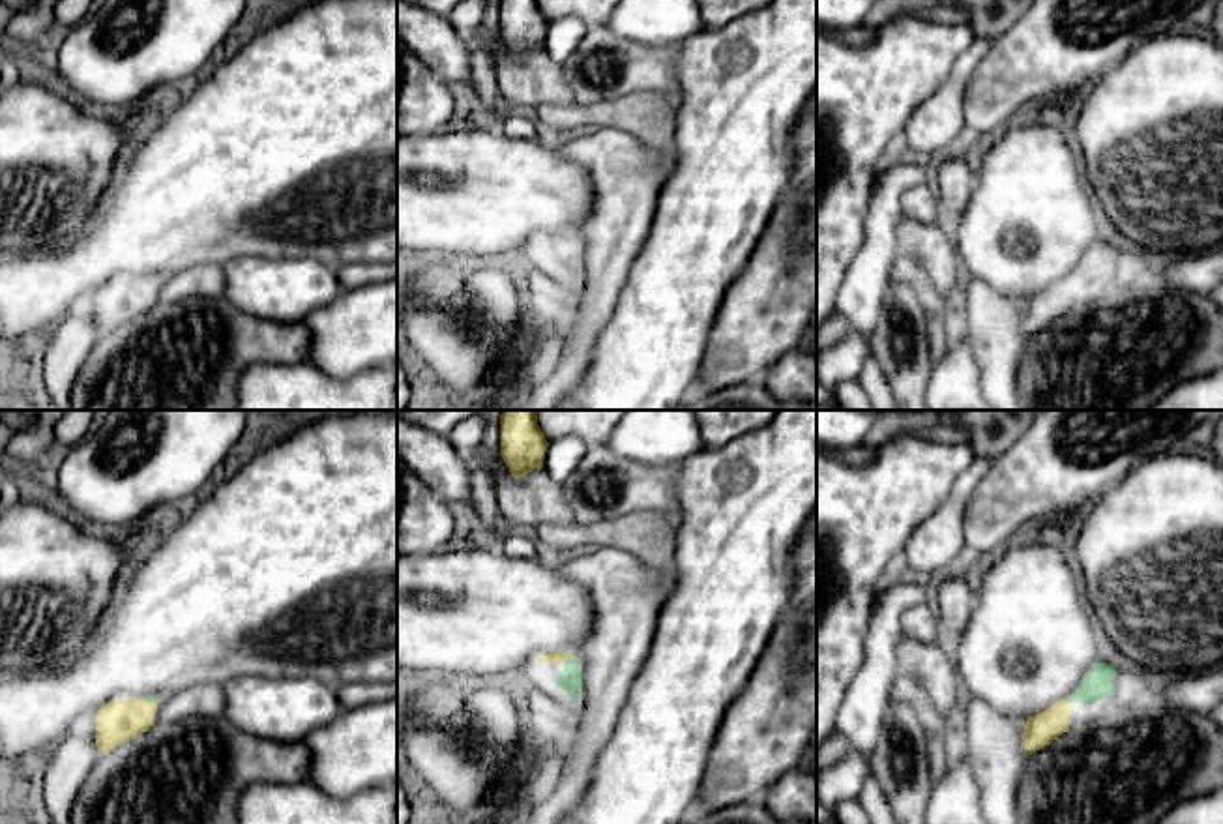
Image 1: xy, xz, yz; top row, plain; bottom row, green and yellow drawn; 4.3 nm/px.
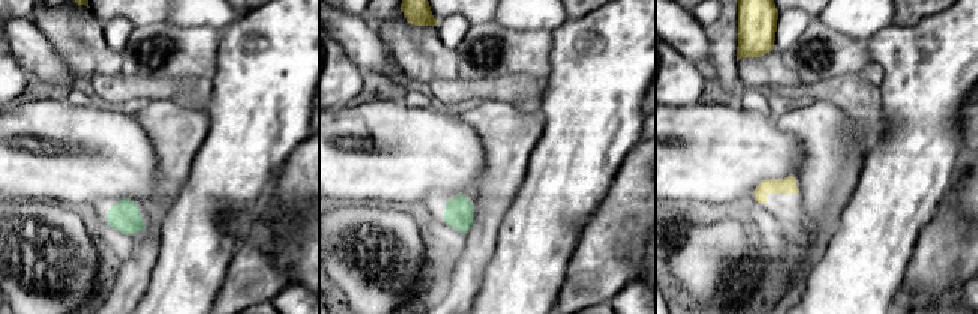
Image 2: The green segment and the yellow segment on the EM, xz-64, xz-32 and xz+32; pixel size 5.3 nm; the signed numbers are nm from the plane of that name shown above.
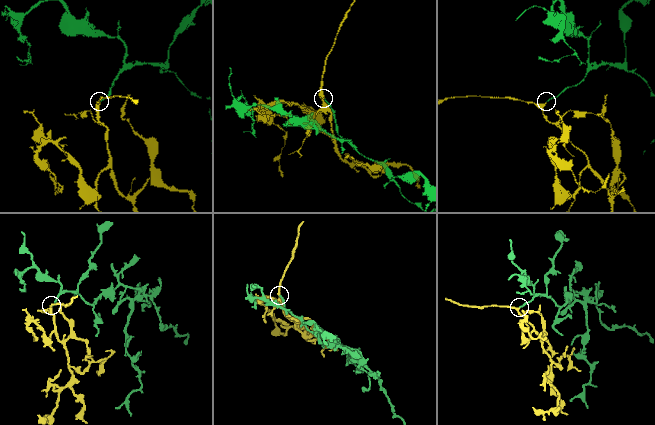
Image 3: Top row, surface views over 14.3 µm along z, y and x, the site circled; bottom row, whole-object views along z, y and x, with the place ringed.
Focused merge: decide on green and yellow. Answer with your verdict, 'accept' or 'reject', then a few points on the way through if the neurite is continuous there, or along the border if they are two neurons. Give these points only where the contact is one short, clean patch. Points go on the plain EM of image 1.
accept | across xz (570, 261), (570, 240), (547, 238)

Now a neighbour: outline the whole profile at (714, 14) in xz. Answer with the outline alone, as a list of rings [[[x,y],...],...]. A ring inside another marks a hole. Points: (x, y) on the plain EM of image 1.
[[[697,0],[697,6],[702,30],[715,30],[768,6],[770,2],[772,0]]]

